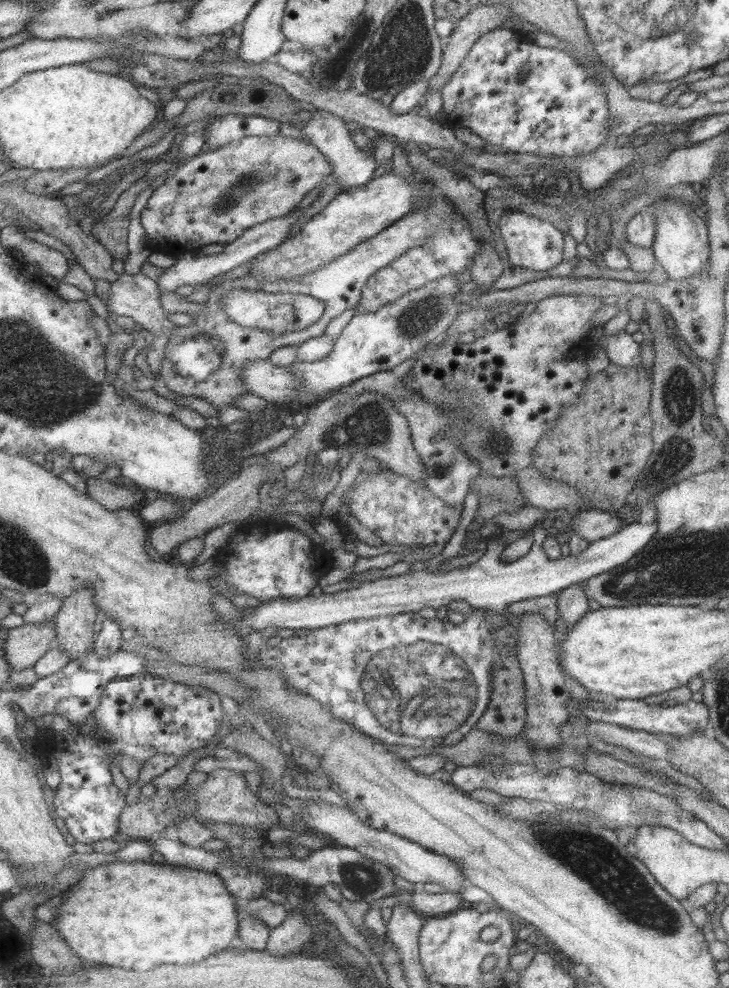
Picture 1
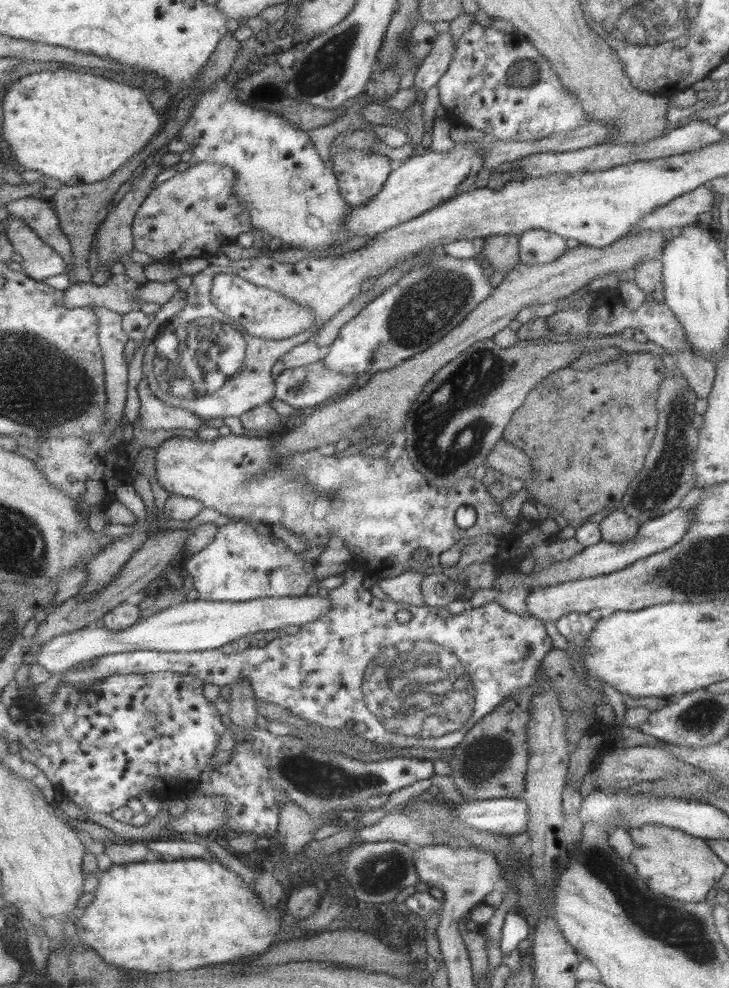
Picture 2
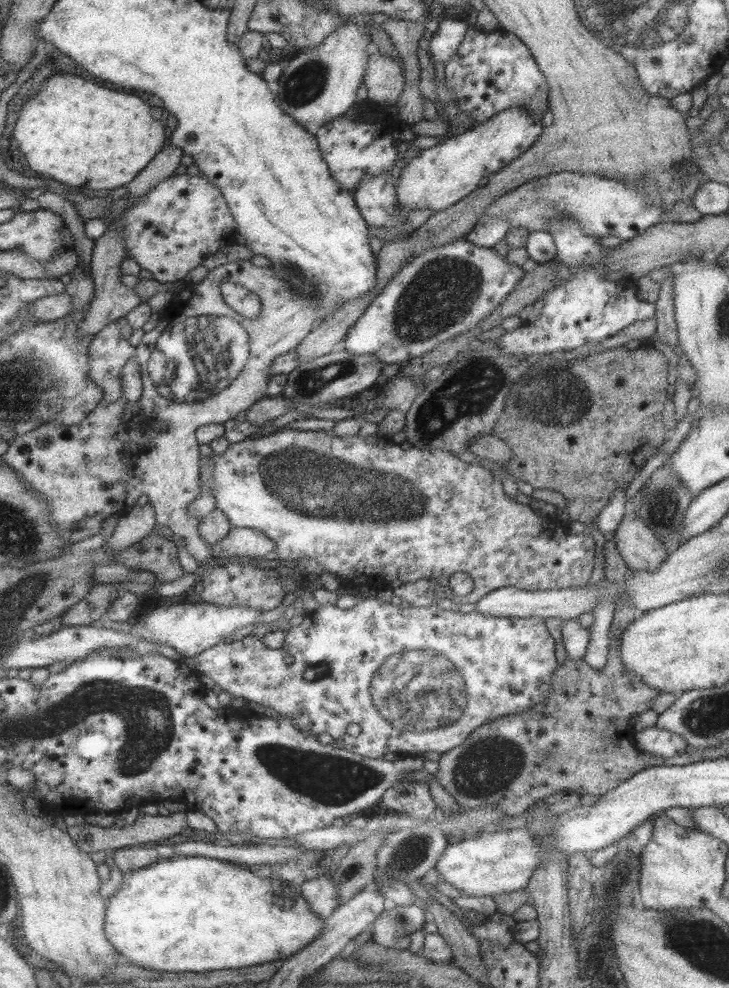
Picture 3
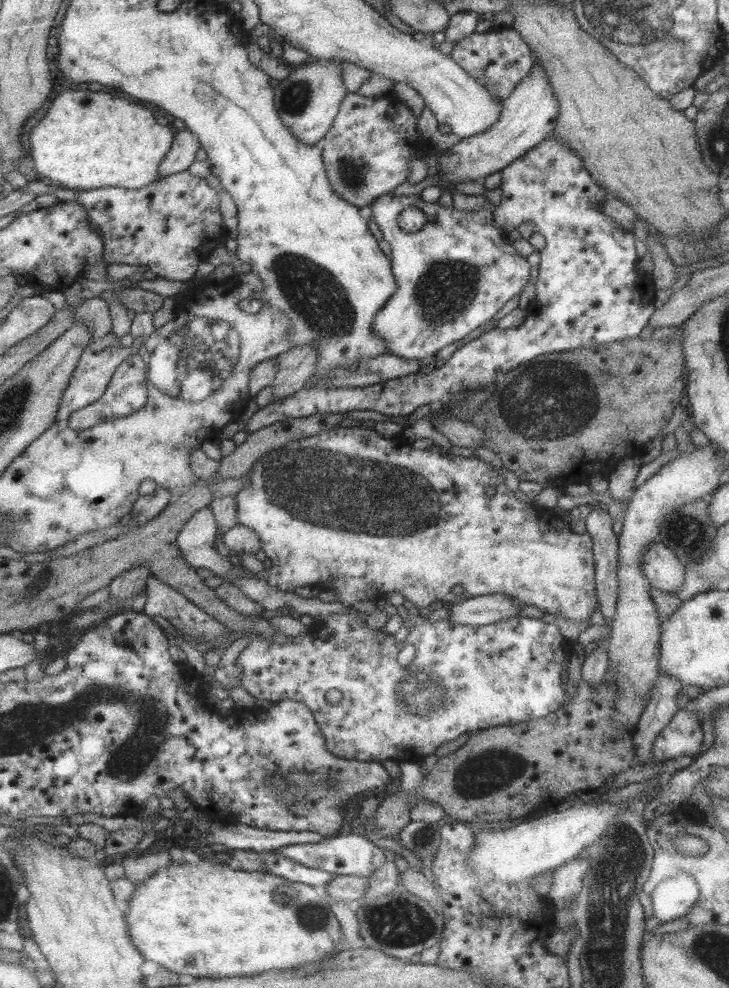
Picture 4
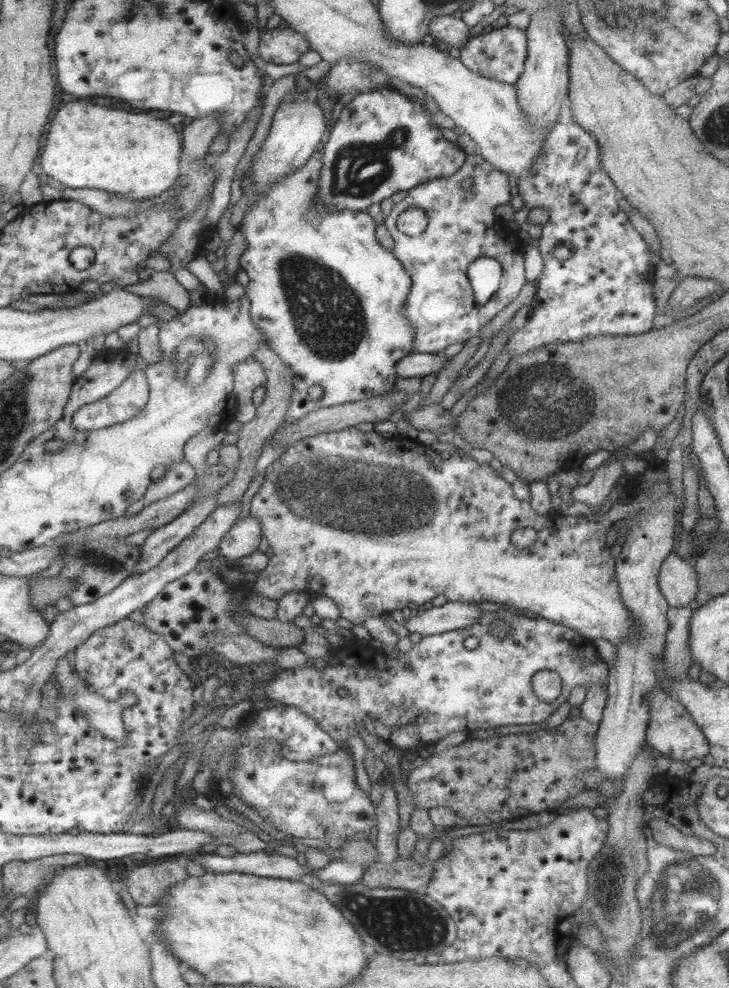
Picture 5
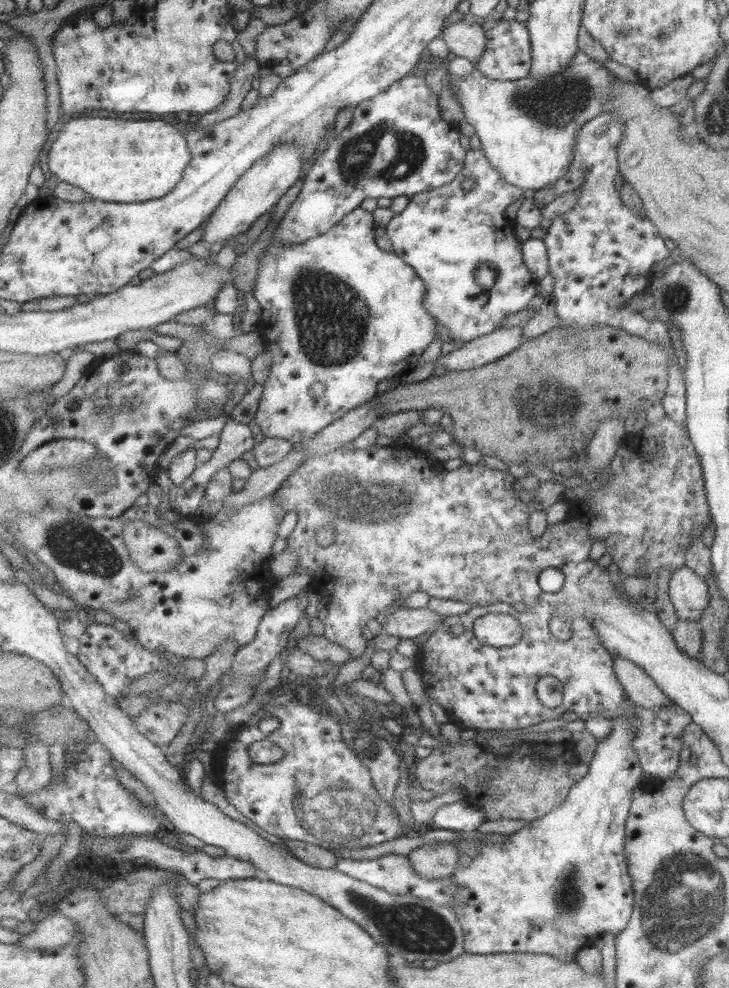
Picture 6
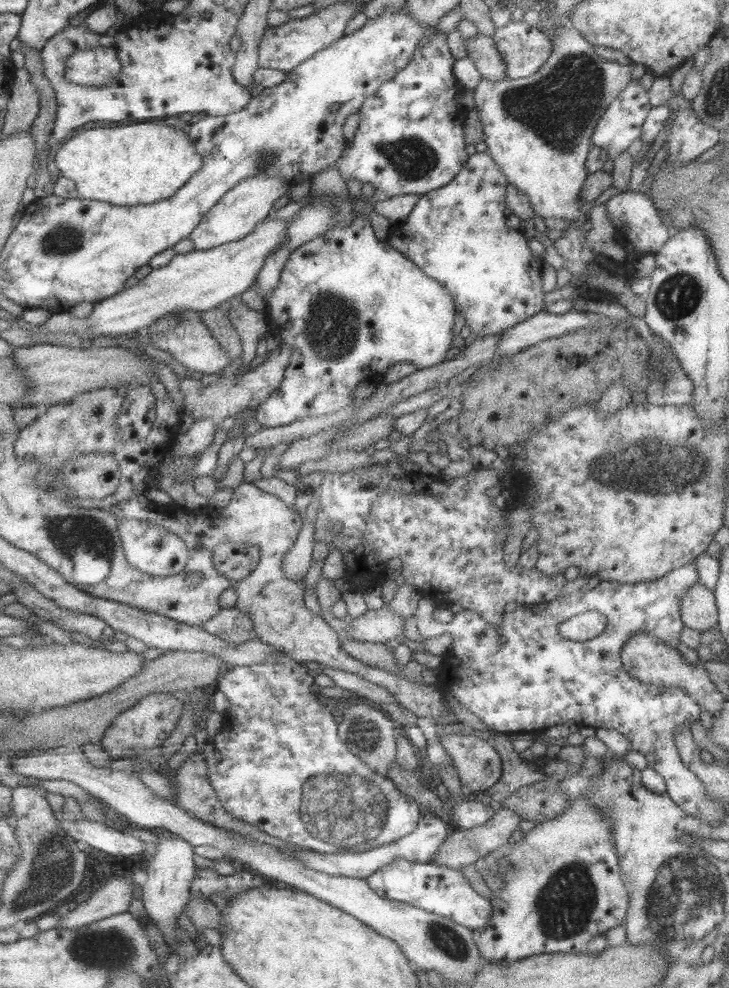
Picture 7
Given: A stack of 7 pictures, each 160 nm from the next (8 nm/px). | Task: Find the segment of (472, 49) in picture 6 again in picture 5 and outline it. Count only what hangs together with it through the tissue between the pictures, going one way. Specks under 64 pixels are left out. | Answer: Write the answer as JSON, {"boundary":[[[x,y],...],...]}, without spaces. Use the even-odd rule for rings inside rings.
{"boundary":[[[439,15],[429,19],[427,32],[446,45],[460,49],[471,37],[468,26],[459,18],[452,15]]]}

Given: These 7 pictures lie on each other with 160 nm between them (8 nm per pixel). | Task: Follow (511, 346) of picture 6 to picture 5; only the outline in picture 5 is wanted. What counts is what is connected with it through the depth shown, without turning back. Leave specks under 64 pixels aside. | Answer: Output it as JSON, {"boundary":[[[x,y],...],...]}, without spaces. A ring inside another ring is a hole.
{"boundary":[[[411,353],[399,360],[395,365],[395,377],[399,378],[423,378],[451,362],[440,354],[441,357],[431,353]]]}

